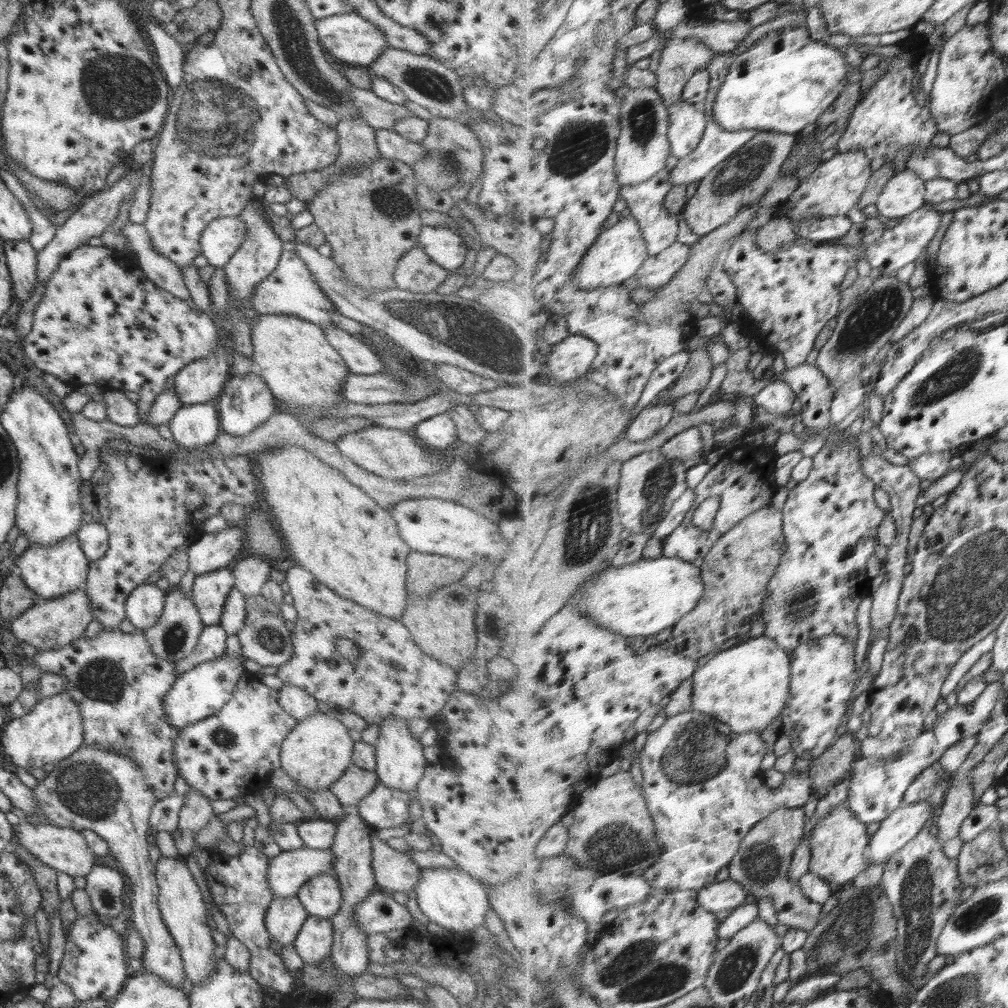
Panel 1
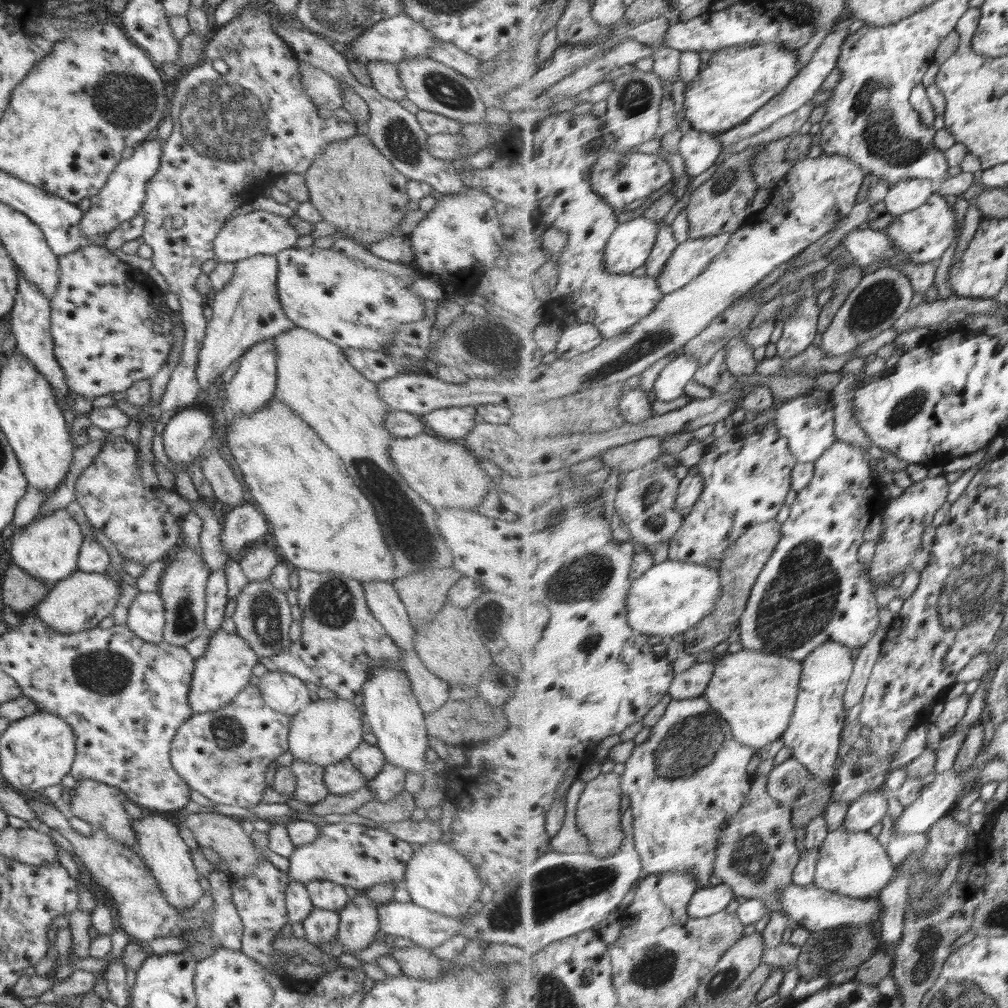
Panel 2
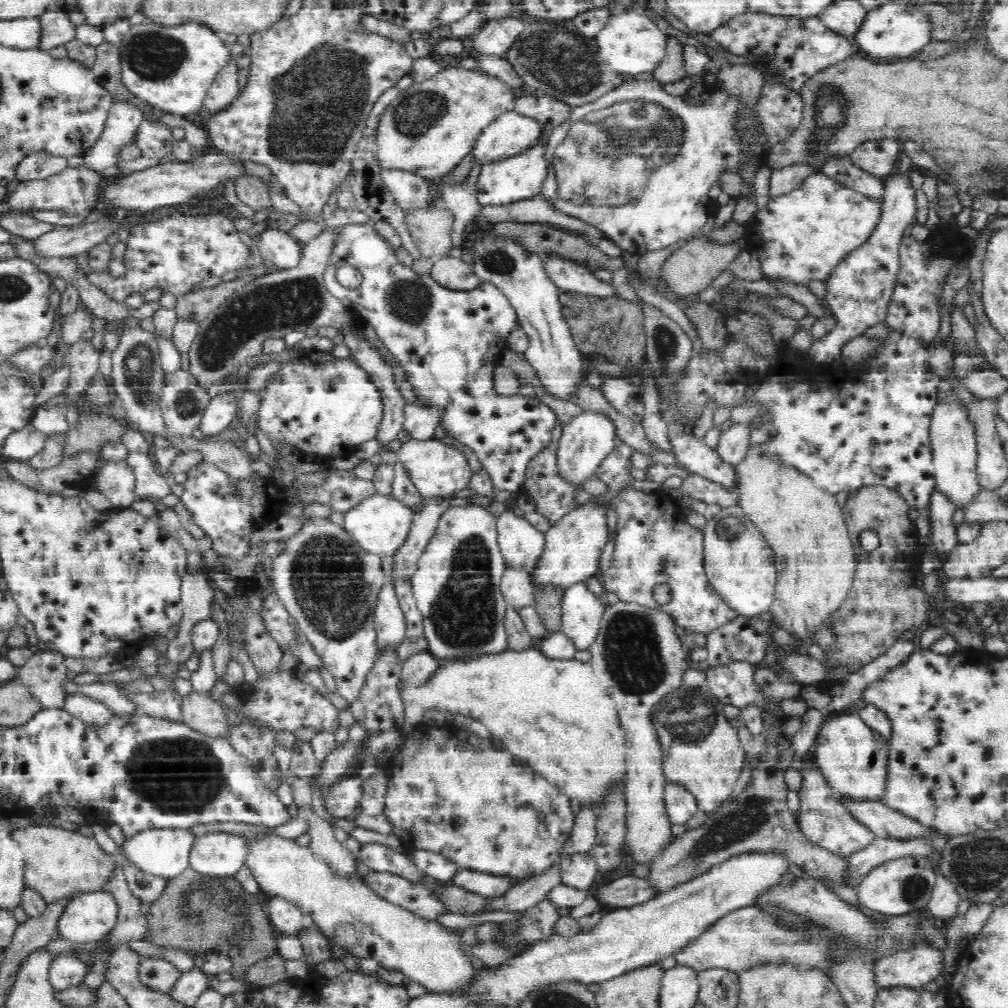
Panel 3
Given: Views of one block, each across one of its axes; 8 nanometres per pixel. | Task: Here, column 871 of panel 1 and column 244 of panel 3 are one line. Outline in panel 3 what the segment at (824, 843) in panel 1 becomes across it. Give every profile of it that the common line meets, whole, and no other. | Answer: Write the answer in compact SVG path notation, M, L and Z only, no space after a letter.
M266 828L252 833L251 836L248 835L247 837L242 837L244 837L245 845L247 846L244 866L250 870L256 882L260 885L259 888L272 897L282 898L287 900L287 902L291 902L305 916L309 923L314 924L319 928L322 936L328 940L331 946L337 946L337 948L343 952L343 955L352 956L352 958L356 958L358 961L372 958L372 960L378 962L380 968L384 968L384 970L394 970L394 972L404 974L405 980L422 986L427 994L433 994L434 996L467 996L467 998L470 998L470 992L472 992L474 984L482 978L482 975L480 975L480 970L474 966L474 962L471 958L466 955L466 952L464 951L464 940L460 938L459 933L449 931L446 927L443 927L438 923L437 920L418 916L416 913L406 910L406 908L402 908L401 906L384 900L380 895L377 895L374 891L370 890L370 888L368 888L360 878L355 879L351 878L348 874L341 874L340 871L332 867L328 861L314 854L314 851L310 849L309 845L300 846L300 844L296 842L296 839L282 837L276 833L270 833L270 831L266 831Z

